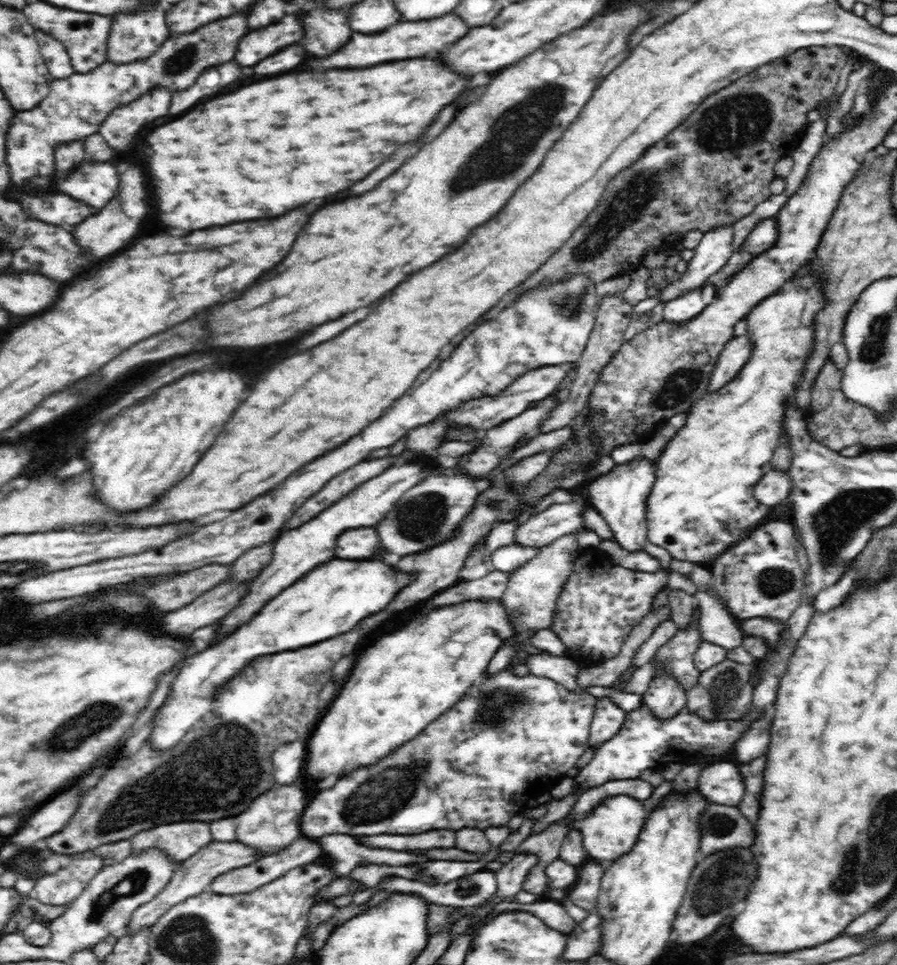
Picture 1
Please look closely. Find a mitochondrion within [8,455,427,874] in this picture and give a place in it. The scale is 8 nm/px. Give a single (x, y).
(173, 790)

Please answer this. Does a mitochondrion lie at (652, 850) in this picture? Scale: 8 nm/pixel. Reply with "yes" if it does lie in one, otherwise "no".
no

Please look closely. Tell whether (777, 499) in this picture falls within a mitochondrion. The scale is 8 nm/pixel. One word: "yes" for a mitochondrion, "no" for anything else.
no

